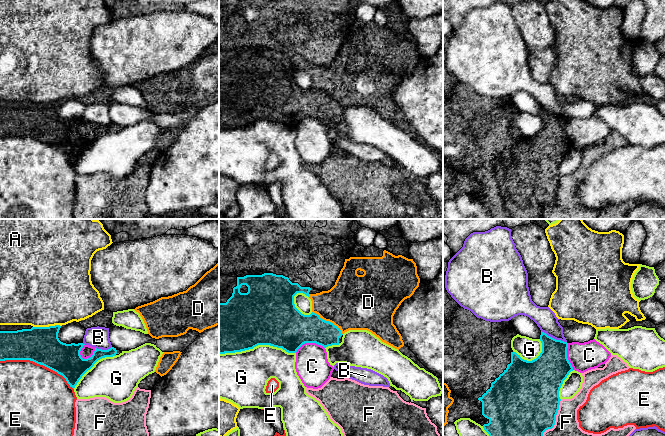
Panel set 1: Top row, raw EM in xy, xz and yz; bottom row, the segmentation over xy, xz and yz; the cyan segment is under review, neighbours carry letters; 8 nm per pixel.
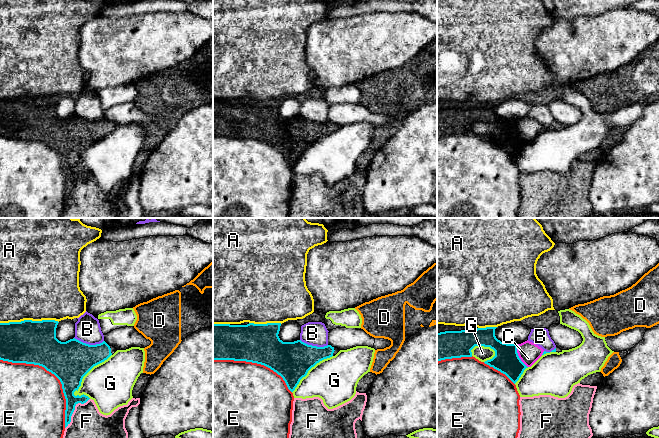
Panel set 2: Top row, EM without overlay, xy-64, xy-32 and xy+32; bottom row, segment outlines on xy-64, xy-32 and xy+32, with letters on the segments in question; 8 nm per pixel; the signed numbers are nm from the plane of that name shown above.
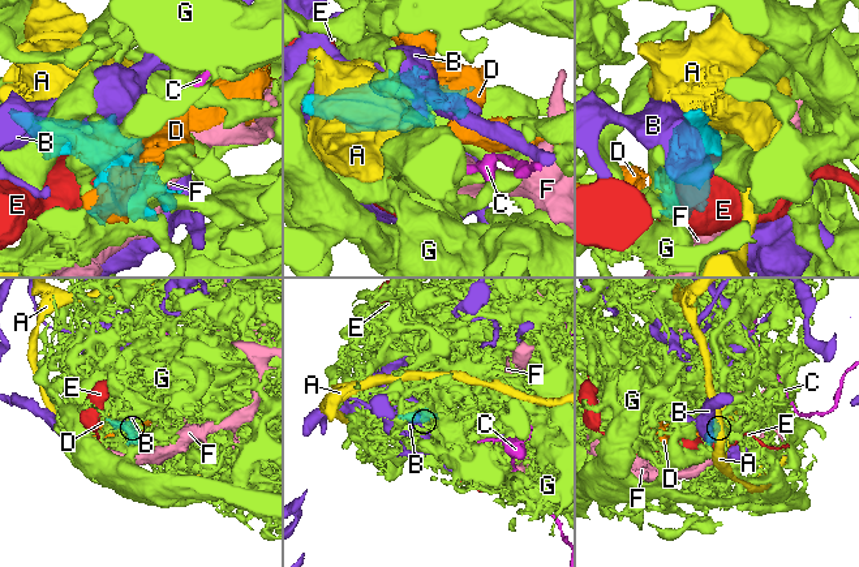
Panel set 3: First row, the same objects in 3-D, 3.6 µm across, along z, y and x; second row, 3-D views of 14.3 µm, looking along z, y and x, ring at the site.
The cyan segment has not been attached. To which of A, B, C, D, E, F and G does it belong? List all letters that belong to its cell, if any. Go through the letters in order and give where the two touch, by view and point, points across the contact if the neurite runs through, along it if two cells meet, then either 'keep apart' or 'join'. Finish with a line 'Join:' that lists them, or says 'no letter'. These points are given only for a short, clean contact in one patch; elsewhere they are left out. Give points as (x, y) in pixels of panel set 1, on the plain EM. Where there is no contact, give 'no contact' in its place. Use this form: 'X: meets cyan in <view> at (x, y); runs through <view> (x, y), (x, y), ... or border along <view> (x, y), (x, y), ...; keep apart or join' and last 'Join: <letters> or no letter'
A: meets cyan in xy at (46, 103); keep apart
B: meets cyan in yz at (553, 114); keep apart
C: meets cyan in xy at (88, 134); border along xy (95, 124), (89, 133), (83, 134), (79, 130); keep apart
D: meets cyan in xz at (328, 97); join
E: meets cyan in xy at (38, 139); keep apart
F: meets cyan in yz at (554, 199); keep apart
G: meets cyan in xz at (257, 121); keep apart
Join: D

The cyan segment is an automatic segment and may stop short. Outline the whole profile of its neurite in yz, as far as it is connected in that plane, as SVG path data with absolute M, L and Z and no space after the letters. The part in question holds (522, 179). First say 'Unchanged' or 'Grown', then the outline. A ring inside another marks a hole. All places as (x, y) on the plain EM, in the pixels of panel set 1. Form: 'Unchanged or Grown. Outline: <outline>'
Unchanged. Outline: M542 107L540 117L542 128L532 137L511 128L511 139L478 174L482 178L482 191L489 196L483 204L493 219L538 219L543 209L555 201L561 177L559 167L573 143L567 134L567 118L556 116Z

